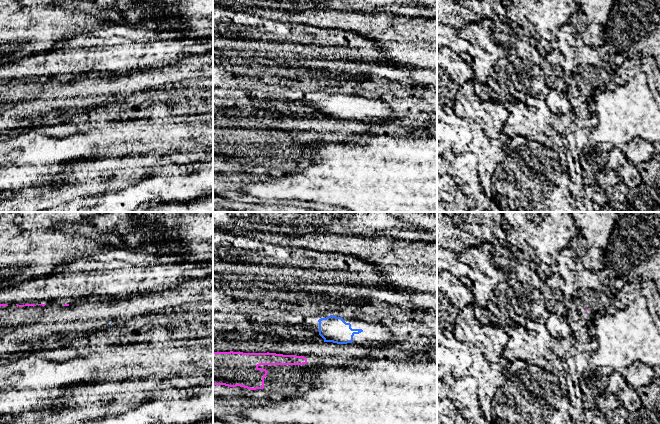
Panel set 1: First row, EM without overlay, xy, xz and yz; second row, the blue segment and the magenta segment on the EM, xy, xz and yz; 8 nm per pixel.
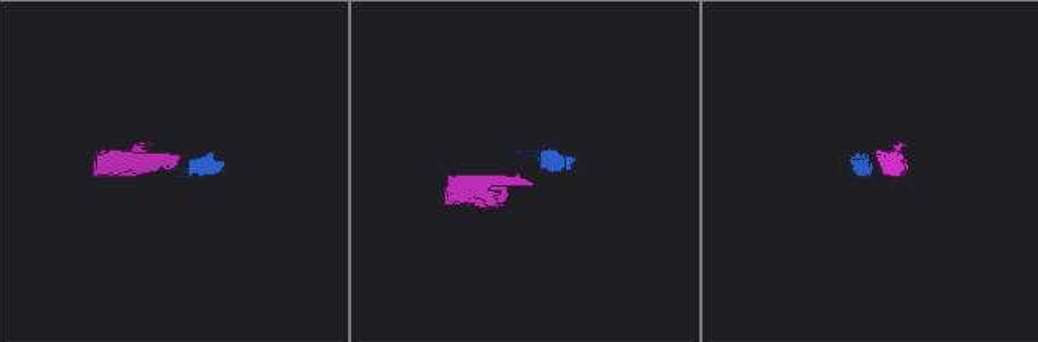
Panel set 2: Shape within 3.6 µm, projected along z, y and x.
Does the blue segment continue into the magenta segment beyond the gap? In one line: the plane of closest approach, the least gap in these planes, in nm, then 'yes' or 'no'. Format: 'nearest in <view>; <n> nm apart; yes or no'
nearest in xz; 200 nm apart; no

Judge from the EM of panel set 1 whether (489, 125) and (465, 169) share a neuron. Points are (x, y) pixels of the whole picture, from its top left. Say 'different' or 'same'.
different

